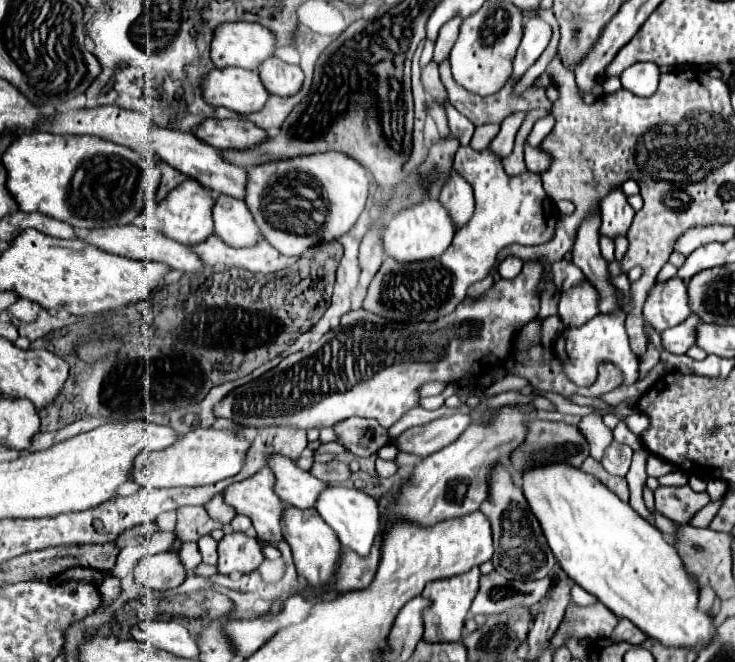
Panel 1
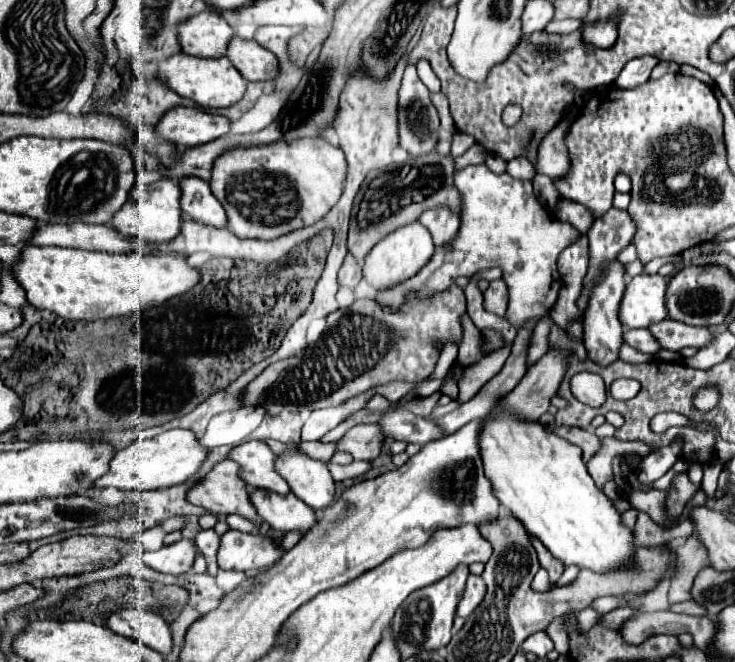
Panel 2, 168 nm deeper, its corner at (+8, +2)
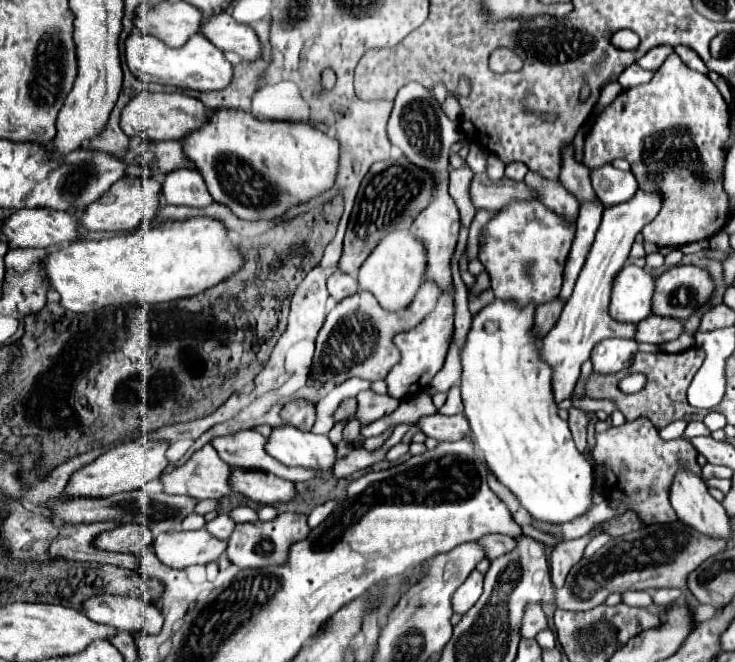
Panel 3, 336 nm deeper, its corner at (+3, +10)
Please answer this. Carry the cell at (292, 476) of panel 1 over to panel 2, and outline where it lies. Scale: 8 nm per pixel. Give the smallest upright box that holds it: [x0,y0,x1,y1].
[228,440,290,494]

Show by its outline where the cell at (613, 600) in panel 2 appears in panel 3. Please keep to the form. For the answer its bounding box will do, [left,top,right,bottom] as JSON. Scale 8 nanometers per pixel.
[621,592,653,608]

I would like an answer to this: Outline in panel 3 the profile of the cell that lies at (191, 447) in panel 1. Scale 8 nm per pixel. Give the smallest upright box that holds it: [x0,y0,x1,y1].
[65,438,169,498]

